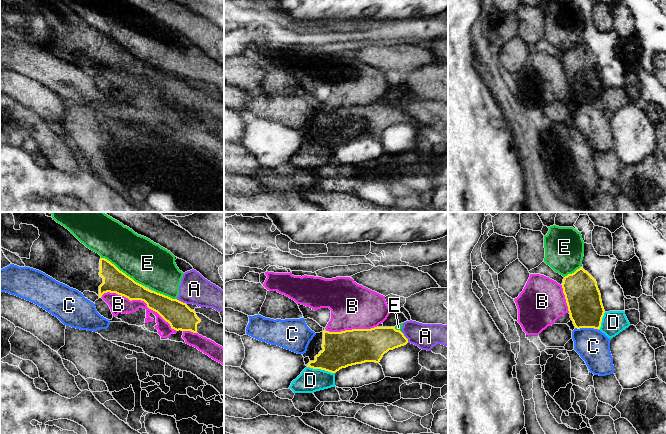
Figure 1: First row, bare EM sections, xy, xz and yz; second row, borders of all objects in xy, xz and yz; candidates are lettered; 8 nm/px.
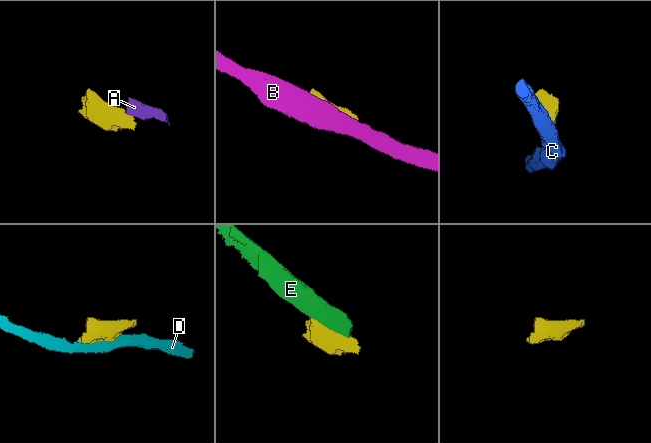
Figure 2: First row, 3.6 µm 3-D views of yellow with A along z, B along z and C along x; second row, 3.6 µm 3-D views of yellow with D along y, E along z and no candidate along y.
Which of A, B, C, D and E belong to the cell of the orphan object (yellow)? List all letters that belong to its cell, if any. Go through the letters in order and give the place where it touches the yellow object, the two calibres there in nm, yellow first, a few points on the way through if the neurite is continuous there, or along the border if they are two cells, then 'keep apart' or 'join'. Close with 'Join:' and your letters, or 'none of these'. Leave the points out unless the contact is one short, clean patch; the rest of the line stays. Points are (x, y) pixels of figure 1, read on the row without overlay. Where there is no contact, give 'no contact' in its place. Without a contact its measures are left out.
A: meets yellow in xy at (180, 77); 200 nm thick on the yellow side, 240 nm on the other; border along xy (176, 75), (186, 80); keep apart
B: meets yellow in xy at (139, 75); 190 nm thick on the yellow side, 140 nm on the other; keep apart
C: meets yellow in yz at (587, 103); 280 nm thick on the yellow side, 260 nm on the other; border along yz (575, 103), (596, 104), (598, 106); keep apart
D: meets yellow in xz at (321, 145); 280 nm thick on the yellow side, 200 nm on the other; keep apart
E: meets yellow in xy at (122, 48); 190 nm thick on the yellow side, 360 nm on the other; keep apart
Join: none of these

